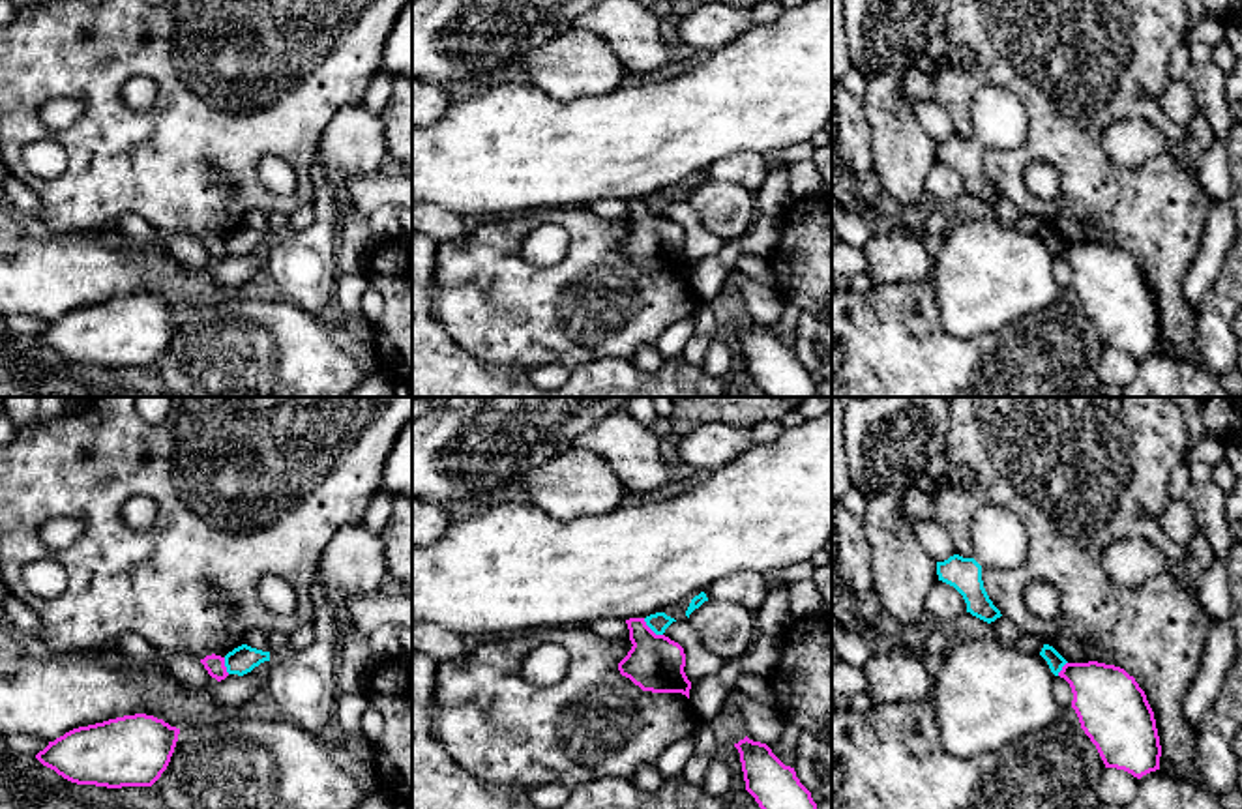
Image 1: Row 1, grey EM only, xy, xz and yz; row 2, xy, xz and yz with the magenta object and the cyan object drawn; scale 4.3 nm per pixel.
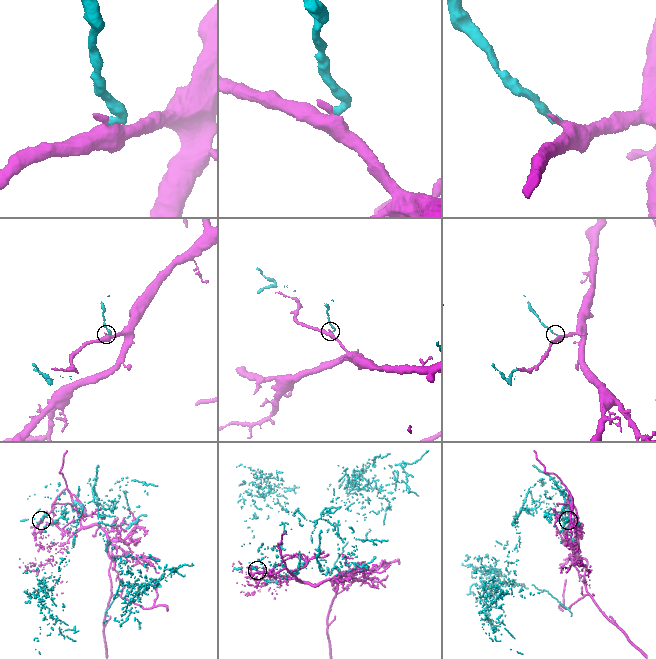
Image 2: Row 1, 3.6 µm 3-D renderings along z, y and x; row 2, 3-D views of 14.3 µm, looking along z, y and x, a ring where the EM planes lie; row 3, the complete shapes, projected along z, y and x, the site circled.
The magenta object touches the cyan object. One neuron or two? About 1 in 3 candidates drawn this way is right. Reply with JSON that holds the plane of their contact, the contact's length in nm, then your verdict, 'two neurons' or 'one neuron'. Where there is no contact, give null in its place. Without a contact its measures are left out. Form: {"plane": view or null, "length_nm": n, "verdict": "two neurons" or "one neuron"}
{"plane": "xz", "length_nm": 120, "verdict": "two neurons"}

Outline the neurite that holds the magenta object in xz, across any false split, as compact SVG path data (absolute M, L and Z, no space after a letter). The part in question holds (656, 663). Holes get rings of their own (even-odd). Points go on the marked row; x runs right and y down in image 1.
M629 618L626 624L633 646L618 663L620 674L643 691L682 693L689 699L684 648L665 635L656 635L644 618Z

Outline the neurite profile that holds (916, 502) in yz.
M912 487L905 493L903 507L914 519L935 521L935 513L933 513L929 496L916 487Z

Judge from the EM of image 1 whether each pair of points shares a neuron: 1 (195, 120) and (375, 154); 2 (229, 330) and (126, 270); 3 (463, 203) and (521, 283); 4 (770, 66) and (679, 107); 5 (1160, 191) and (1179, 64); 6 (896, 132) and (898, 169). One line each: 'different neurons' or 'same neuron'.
1: different neurons
2: different neurons
3: different neurons
4: same neuron
5: different neurons
6: same neuron

